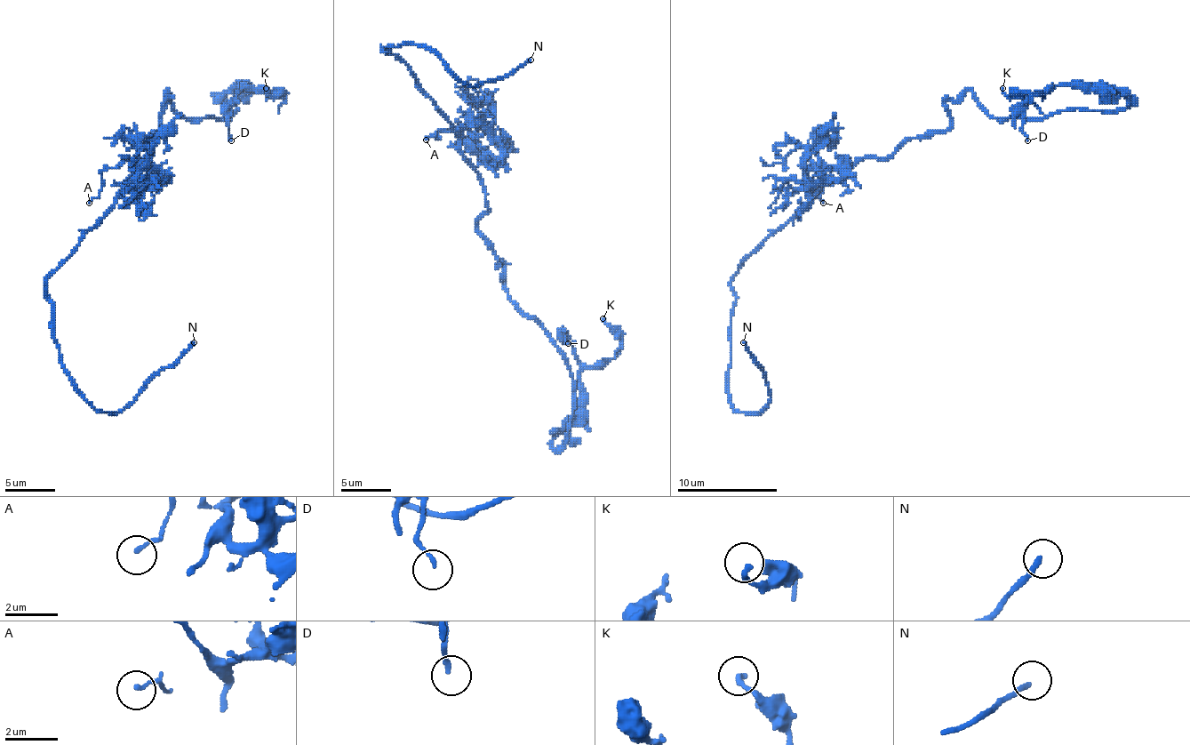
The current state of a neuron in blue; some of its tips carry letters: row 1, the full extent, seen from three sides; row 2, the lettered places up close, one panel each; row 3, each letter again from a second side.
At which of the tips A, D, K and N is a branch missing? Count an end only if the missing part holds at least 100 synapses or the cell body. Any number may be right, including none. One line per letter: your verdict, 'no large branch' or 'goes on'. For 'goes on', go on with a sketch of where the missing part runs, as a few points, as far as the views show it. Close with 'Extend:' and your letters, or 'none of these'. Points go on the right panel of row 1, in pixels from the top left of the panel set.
A: no large branch
D: no large branch
K: no large branch
N: goes on; course (743, 342), (738, 270), (723, 230), (714, 228)
Extend: N

